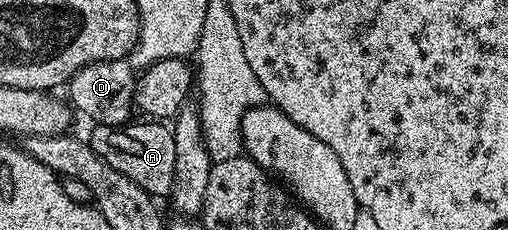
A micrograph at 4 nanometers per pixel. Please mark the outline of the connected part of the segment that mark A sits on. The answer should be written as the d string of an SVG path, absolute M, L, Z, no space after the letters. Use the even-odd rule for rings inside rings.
M140 120L124 126L94 125L93 135L88 135L89 147L95 151L115 172L123 172L127 180L135 180L154 196L168 195L175 181L175 140L168 125L157 120Z

